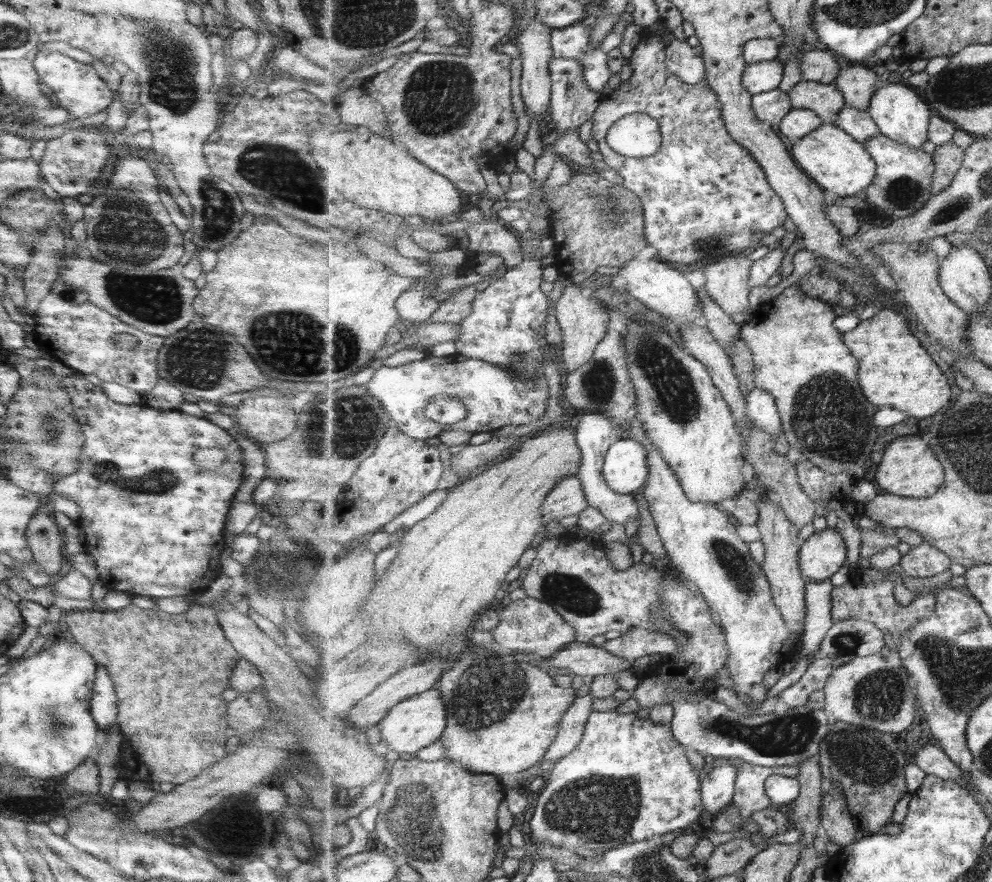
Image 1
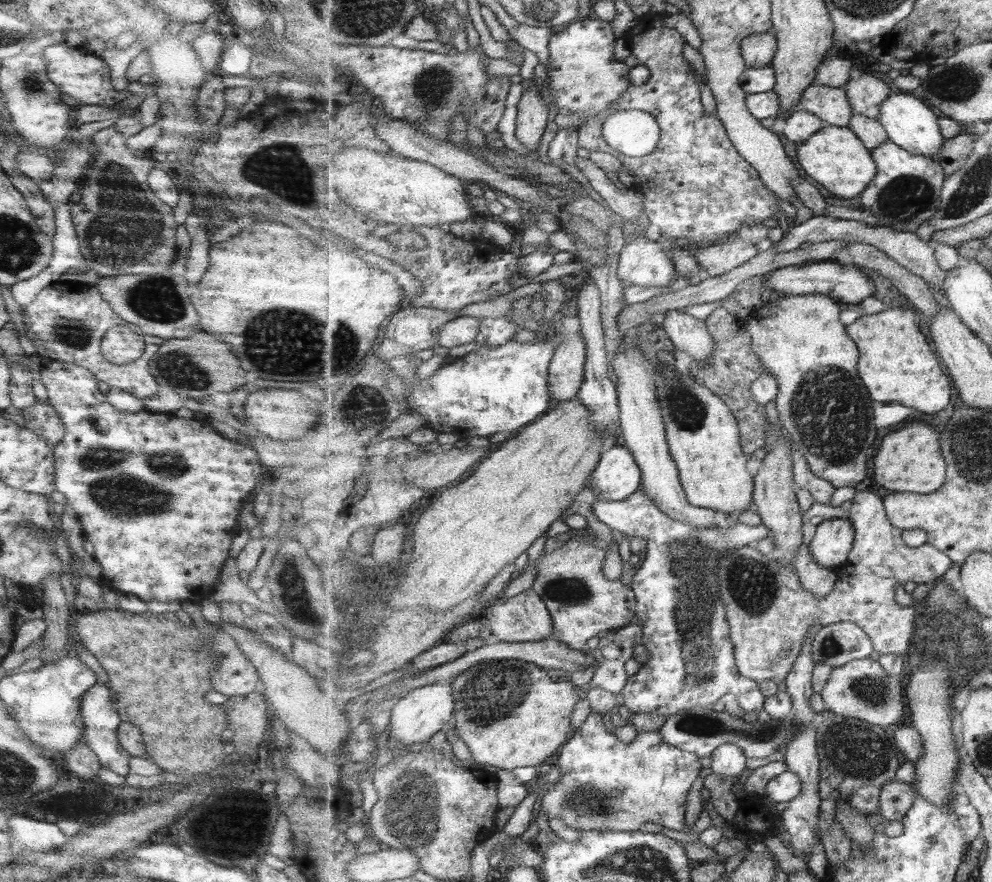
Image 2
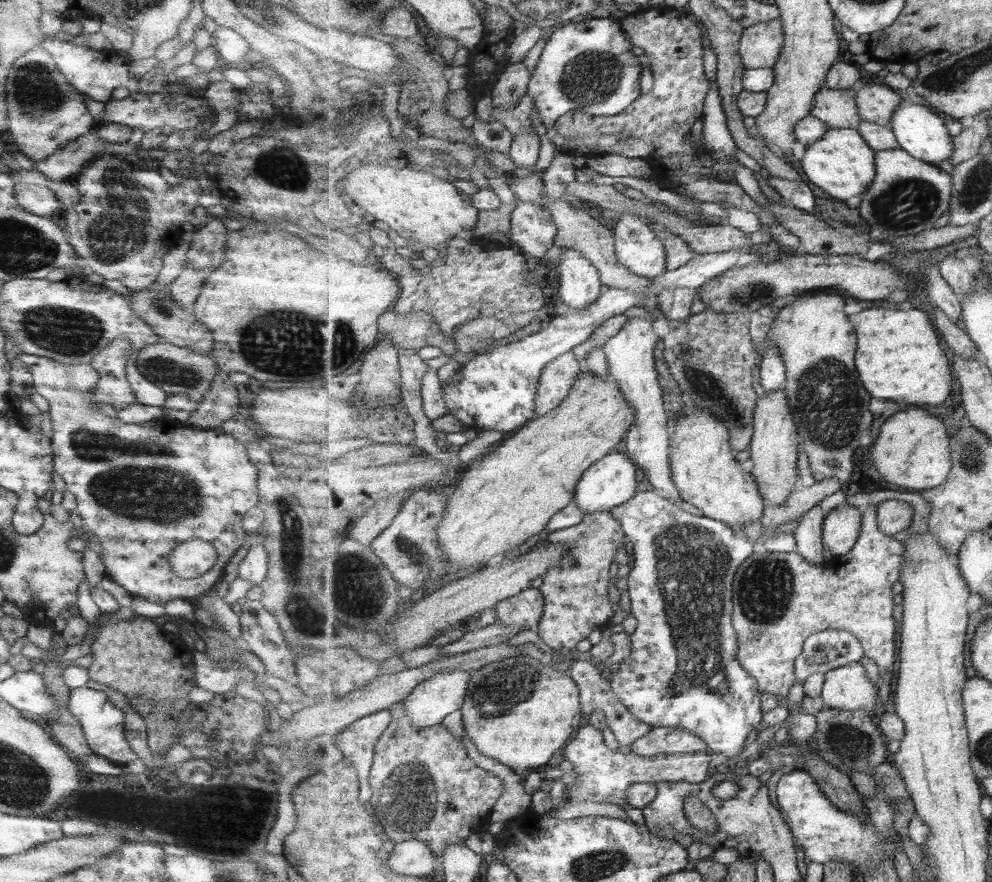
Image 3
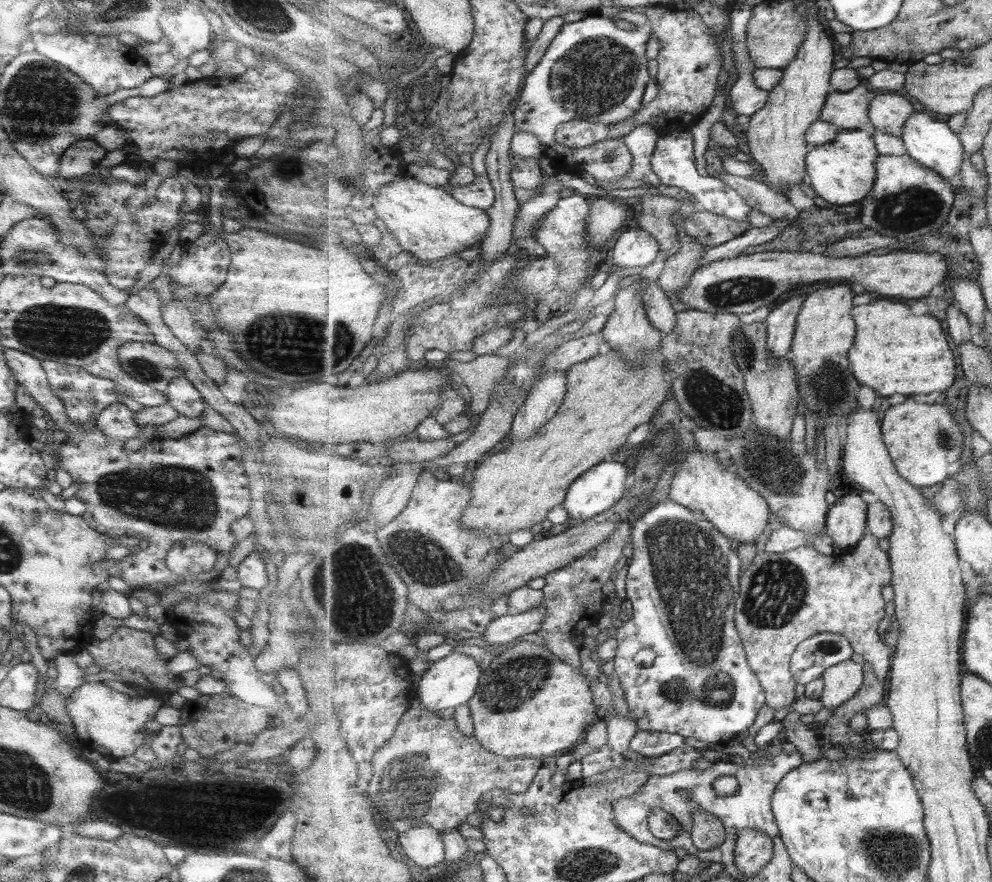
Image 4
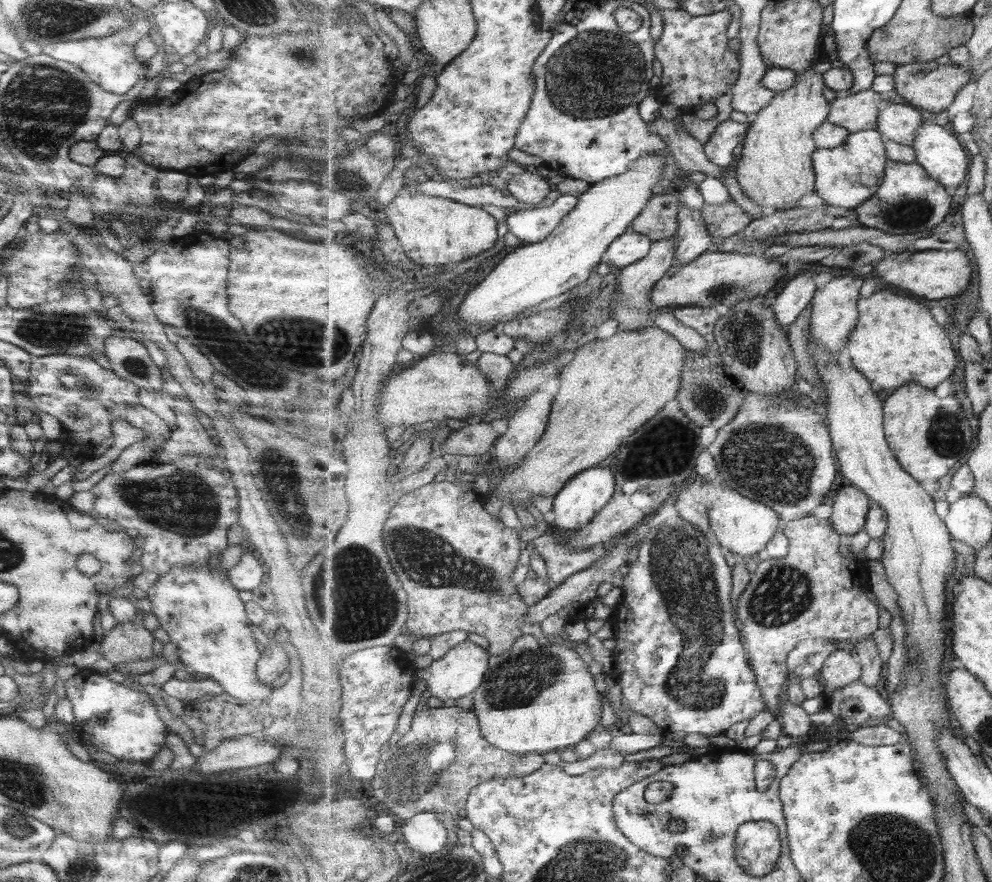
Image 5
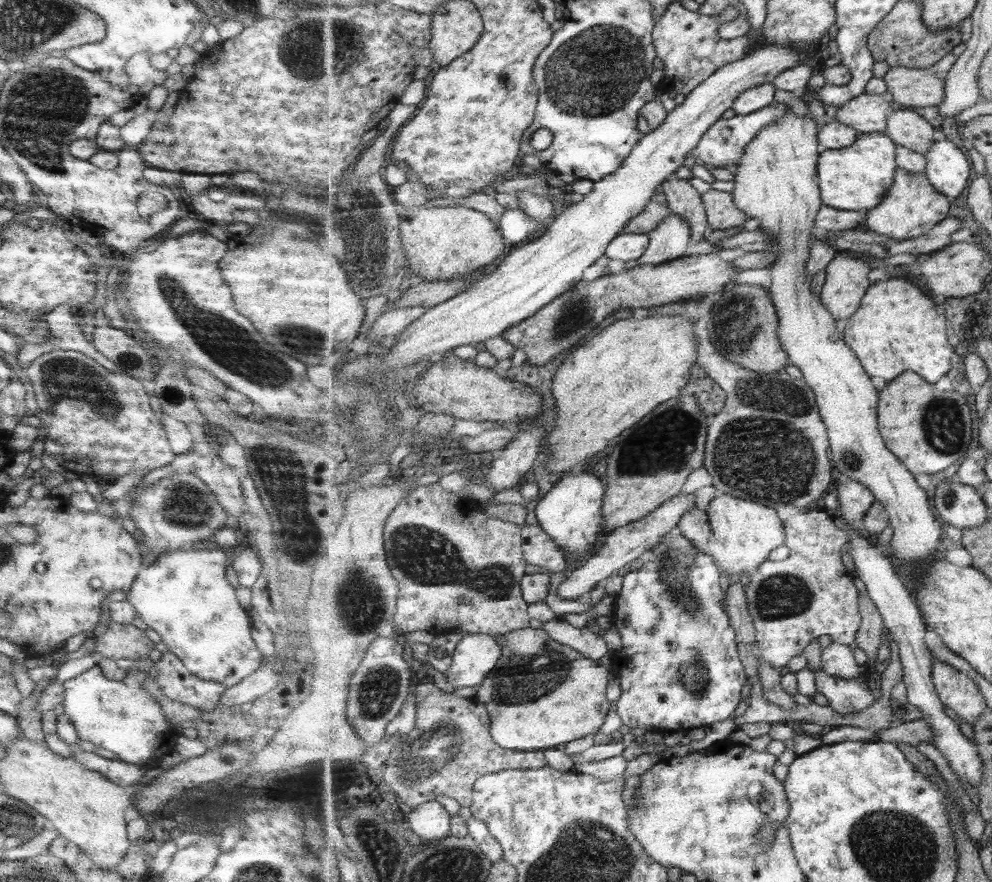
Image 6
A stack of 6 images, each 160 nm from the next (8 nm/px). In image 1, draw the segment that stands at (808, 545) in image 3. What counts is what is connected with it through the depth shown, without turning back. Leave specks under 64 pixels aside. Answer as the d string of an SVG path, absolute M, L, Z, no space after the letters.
M806 579L808 605L805 617L804 637L799 657L808 658L810 654L818 654L823 639L835 624L832 617L832 592L836 587L831 579L817 582Z

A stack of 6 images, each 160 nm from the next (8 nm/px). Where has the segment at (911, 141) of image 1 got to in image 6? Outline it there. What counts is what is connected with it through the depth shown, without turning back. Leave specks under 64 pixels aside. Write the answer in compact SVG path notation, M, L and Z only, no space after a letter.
M951 140L934 141L932 150L925 154L928 169L925 174L941 194L956 200L967 193L971 162L963 150Z

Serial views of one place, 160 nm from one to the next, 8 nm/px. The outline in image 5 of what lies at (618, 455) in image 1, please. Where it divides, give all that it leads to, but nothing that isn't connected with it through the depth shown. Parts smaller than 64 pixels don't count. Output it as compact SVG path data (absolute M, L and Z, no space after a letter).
M593 468L581 472L564 486L554 500L554 524L566 532L579 531L587 526L596 514L605 508L616 493L617 478L613 476L611 468Z

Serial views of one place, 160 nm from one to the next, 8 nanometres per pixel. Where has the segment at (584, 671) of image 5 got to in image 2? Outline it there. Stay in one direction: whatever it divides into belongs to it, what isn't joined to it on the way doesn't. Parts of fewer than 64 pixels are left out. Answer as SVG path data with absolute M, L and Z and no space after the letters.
M501 660L491 662L481 662L477 666L473 666L469 670L466 670L463 674L456 676L453 682L450 684L453 688L453 694L456 695L456 724L455 732L459 734L459 737L469 748L472 758L481 765L481 767L494 769L515 770L522 766L536 766L544 764L545 760L553 754L557 754L557 750L561 748L572 735L572 714L576 709L577 703L582 701L579 696L578 688L571 682L564 680L555 682L552 677L553 672L548 669L544 669L542 666L533 664L533 662L525 662L523 660Z

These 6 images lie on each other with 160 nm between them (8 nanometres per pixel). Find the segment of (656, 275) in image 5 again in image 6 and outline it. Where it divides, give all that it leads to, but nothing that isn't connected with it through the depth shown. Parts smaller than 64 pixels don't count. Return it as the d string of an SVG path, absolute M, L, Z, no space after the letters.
M672 212L653 230L646 253L637 260L637 267L657 266L685 256L687 246L694 242L691 225L676 212Z

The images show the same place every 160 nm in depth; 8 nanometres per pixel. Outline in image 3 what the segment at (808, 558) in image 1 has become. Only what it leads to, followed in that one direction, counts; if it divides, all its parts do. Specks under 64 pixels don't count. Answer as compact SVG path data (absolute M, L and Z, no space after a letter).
M840 505L826 515L823 539L825 548L835 556L845 556L855 546L864 525L859 507Z

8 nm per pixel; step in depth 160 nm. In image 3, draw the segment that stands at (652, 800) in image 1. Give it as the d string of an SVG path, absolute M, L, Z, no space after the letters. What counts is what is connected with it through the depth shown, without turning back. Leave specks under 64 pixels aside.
M587 721L576 731L576 735L564 747L563 755L569 760L578 773L576 785L568 794L570 801L589 800L608 803L609 796L621 798L623 805L617 805L623 810L628 807L628 790L639 783L692 782L701 784L710 776L711 756L705 751L694 753L667 753L657 756L640 756L633 751L623 754L613 751L605 742L603 734L596 726Z

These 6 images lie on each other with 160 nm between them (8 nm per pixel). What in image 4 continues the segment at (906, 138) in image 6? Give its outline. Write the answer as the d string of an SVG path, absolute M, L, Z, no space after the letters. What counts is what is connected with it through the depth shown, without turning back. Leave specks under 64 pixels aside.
M885 91L873 96L869 112L876 130L902 138L907 121L916 110L907 98Z

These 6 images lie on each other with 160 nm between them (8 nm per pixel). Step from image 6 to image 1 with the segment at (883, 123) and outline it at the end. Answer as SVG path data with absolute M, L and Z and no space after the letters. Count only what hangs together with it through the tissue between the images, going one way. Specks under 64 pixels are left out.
M803 81L789 92L793 108L813 110L825 123L831 123L846 107L843 92L836 84Z

